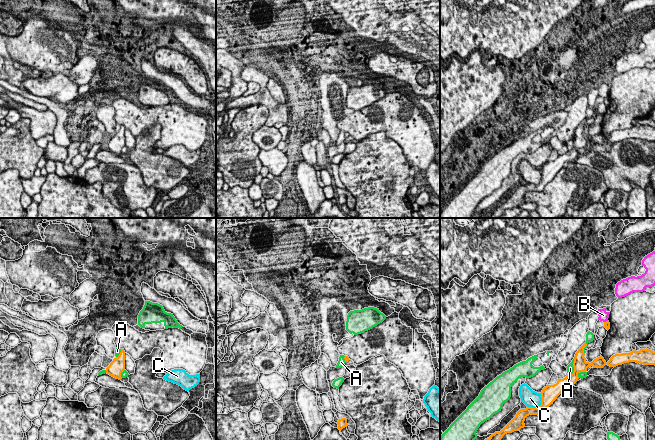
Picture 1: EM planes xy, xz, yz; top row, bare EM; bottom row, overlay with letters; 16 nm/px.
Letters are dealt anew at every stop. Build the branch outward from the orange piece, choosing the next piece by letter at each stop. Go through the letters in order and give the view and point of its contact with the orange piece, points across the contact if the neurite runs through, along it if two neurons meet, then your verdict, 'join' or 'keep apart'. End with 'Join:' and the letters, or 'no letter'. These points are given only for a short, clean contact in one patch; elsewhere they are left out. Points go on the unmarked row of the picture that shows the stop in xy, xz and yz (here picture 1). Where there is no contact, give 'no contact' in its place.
A: yz (573, 142) | keep apart
B: yz (606, 97) | along yz (607, 96), (604, 98) | keep apart
C: yz (540, 181) | keep apart
Join: no letter

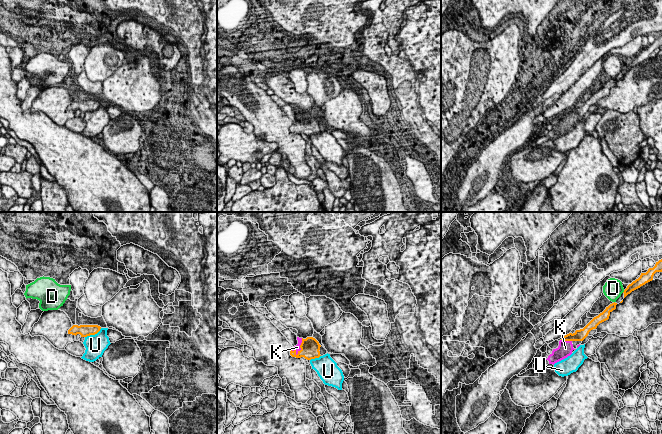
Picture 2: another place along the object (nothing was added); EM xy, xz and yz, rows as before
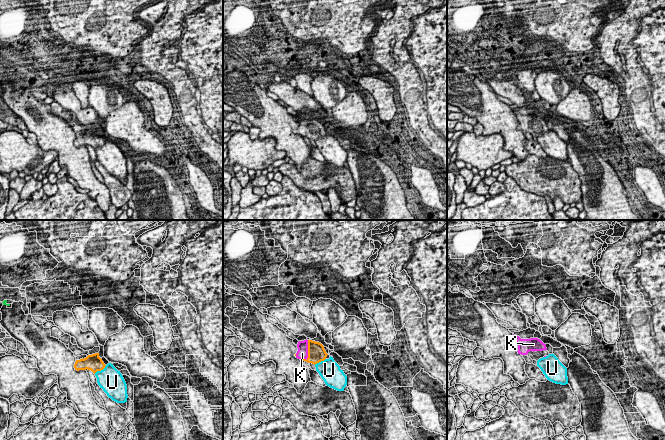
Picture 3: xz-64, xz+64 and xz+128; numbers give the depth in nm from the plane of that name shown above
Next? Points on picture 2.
D: yz (624, 67) | keep apart
K: xz (300, 123) | join
U: xy (93, 110) | keep apart
Join: K

